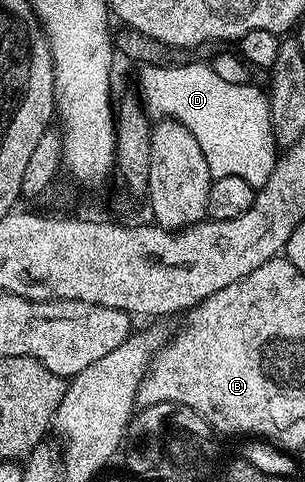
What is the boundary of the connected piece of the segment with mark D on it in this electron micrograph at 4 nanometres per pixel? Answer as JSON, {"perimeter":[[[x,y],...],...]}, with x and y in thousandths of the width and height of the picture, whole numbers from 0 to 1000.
{"perimeter":[[[682,131],[603,133],[593,141],[466,139],[459,205],[505,243],[580,249],[652,295],[679,328],[685,363],[718,369],[797,369],[833,394],[859,390],[908,342],[915,309],[895,286],[882,201],[830,170],[731,170]]]}

